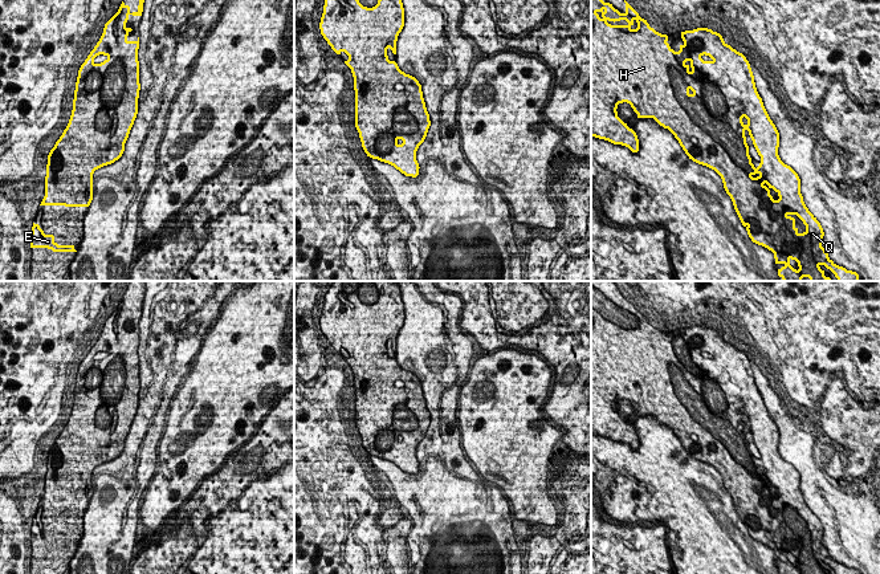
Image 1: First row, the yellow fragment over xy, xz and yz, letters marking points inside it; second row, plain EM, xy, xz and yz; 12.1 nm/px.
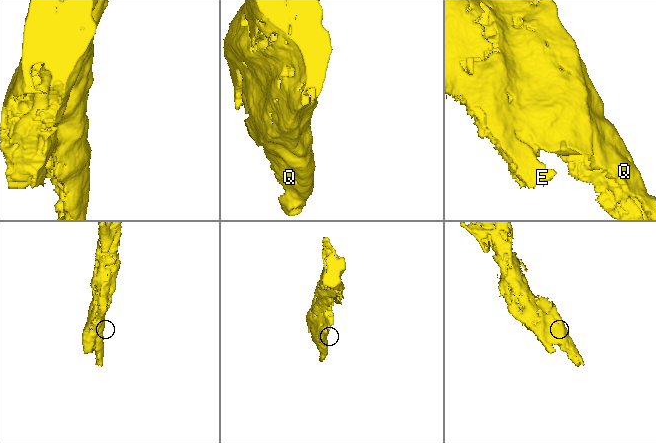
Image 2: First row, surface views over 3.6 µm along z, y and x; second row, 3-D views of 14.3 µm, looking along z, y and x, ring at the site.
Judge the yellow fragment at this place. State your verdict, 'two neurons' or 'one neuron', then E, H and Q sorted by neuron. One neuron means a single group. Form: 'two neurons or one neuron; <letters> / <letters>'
one neuron; E H Q

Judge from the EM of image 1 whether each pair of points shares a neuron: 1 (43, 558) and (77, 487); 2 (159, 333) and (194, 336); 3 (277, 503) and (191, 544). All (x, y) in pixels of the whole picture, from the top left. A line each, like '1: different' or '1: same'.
1: same
2: same
3: same

